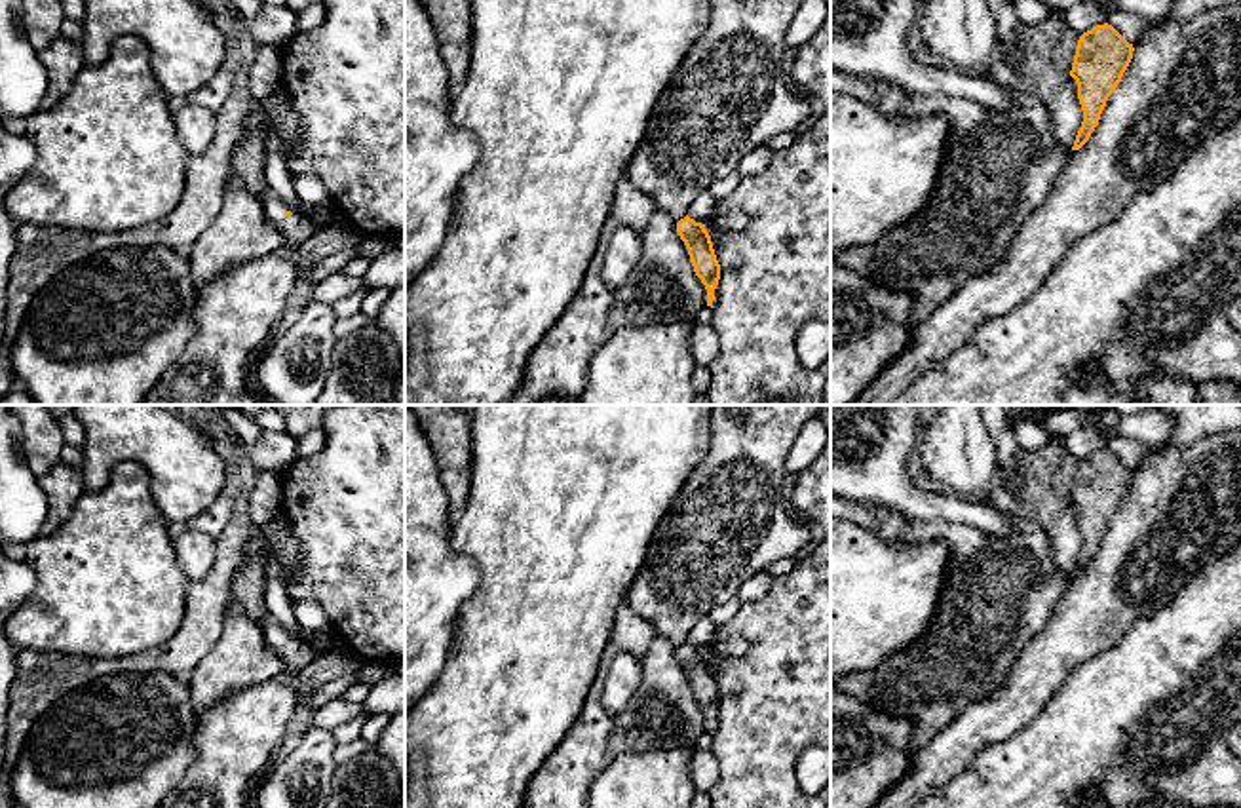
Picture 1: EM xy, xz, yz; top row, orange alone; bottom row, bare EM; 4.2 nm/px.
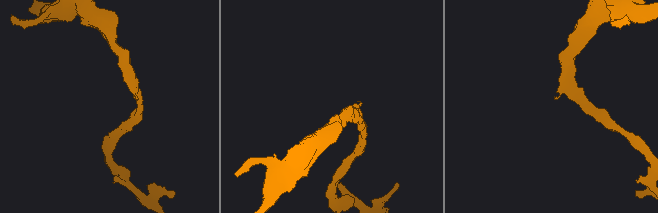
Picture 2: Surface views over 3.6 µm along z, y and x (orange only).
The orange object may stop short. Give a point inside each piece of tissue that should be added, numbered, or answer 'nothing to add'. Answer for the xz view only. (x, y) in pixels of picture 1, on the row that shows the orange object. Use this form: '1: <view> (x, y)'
nothing to add

